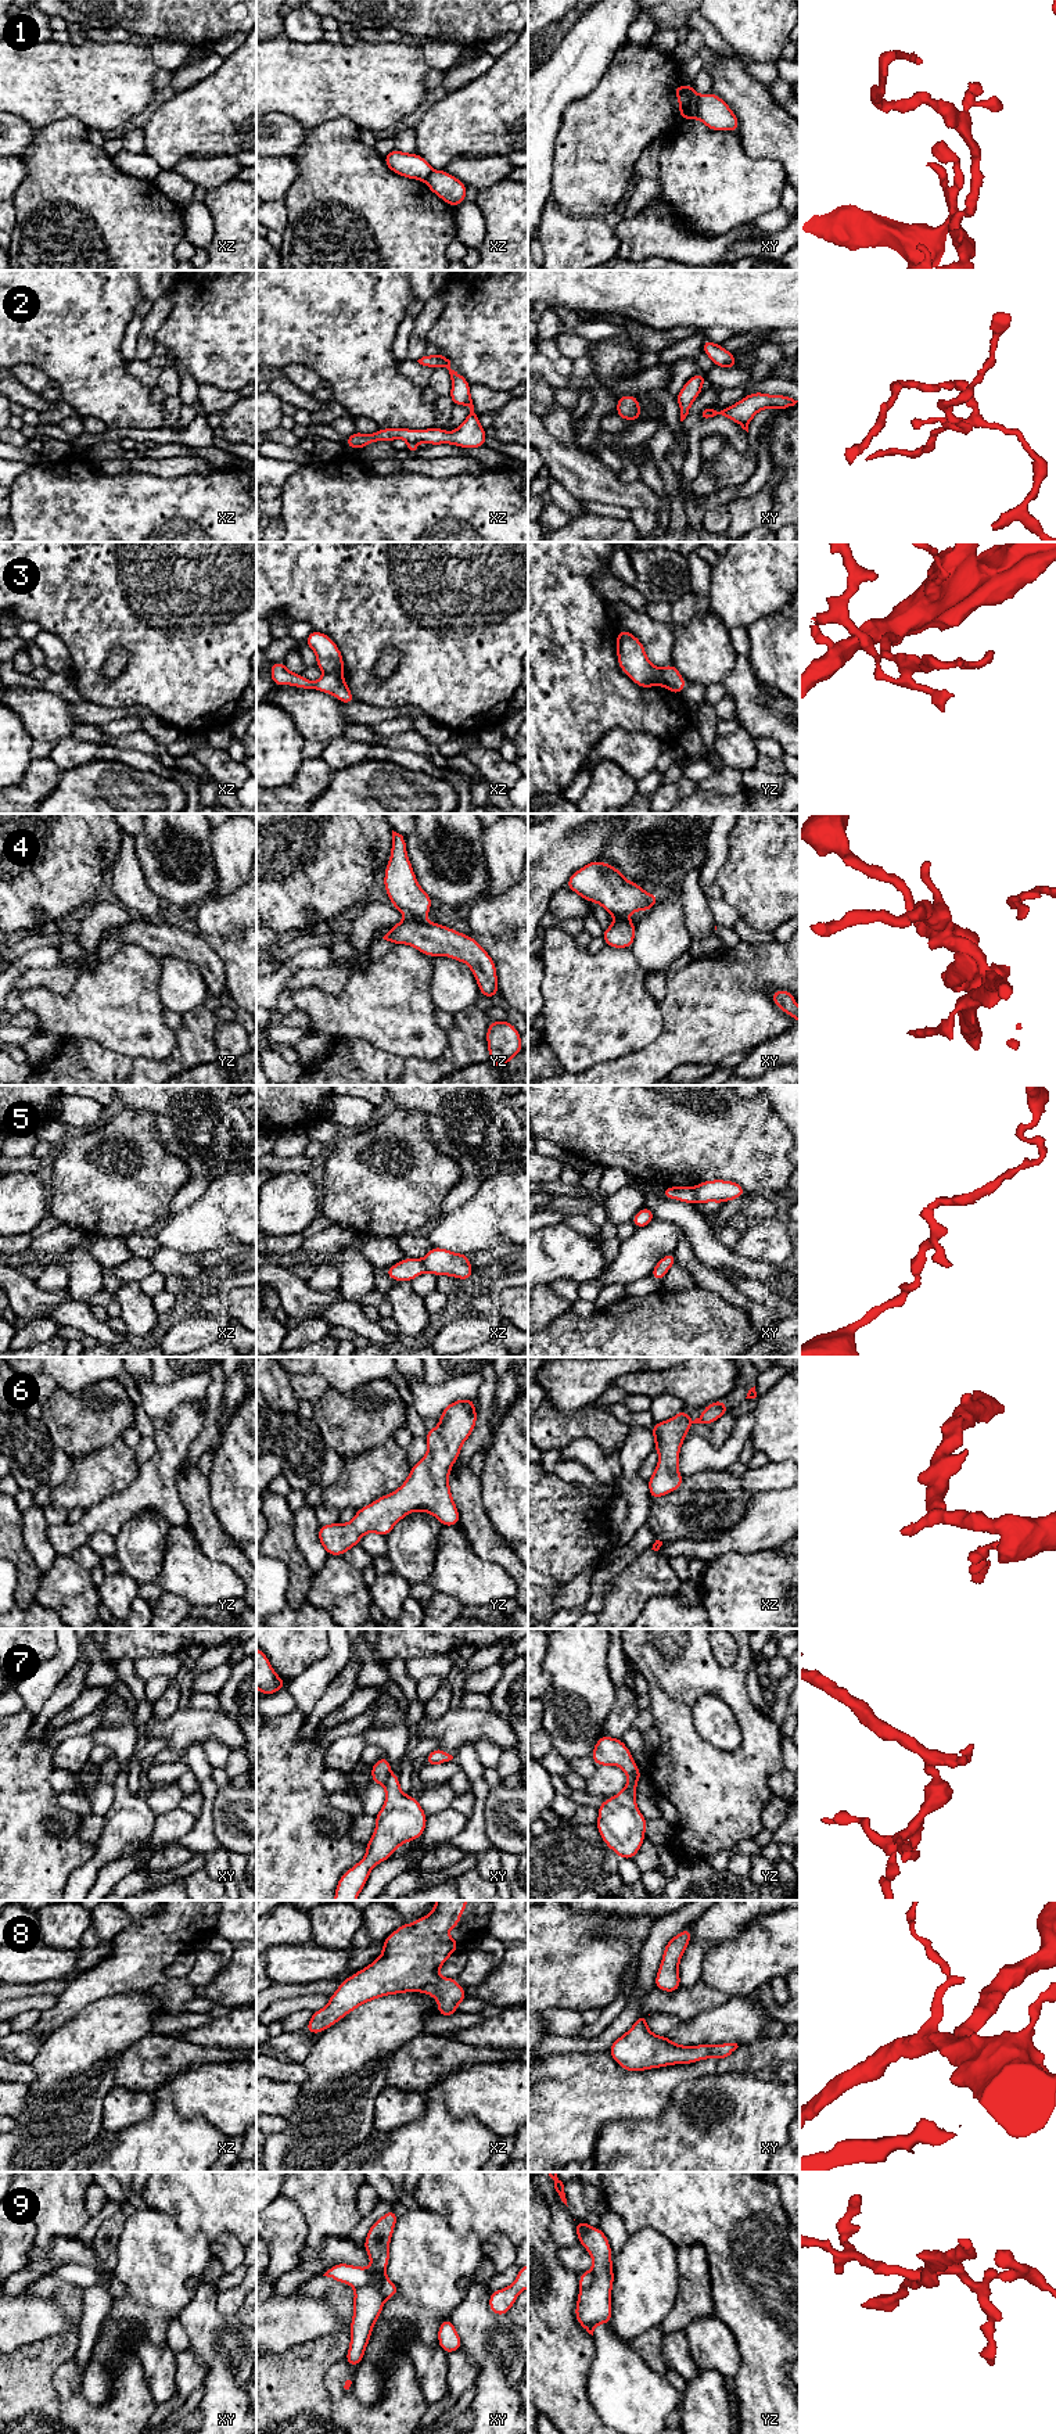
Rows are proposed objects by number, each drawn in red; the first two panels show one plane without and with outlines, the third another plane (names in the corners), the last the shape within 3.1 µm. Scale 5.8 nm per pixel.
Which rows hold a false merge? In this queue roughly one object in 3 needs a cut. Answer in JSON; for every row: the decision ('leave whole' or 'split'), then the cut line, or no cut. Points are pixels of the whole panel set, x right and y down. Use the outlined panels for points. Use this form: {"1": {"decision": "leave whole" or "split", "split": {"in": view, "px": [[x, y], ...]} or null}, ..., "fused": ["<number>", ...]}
{"1": {"decision": "split", "split": {"in": "xy", "px": [[700, 96], [696, 117]]}}, "2": {"decision": "split", "split": {"in": "xz", "px": [[409, 441], [416, 442]]}}, "3": {"decision": "split", "split": {"in": "xz", "px": [[324, 672], [341, 675]]}}, "4": {"decision": "split", "split": {"in": "yz", "px": [[406, 915], [421, 919]]}}, "5": {"decision": "split", "split": {"in": "xy", "px": [[692, 1188], [697, 1201]]}}, "6": {"decision": "leave whole", "split": null}, "7": {"decision": "split", "split": {"in": "xy", "px": [[391, 1774], [384, 1784]]}}, "8": {"decision": "leave whole", "split": null}, "9": {"decision": "split", "split": {"in": "xy", "px": [[355, 2287], [374, 2282], [385, 2298]]}}, "fused": ["1", "2", "3", "4", "5", "7", "9"]}

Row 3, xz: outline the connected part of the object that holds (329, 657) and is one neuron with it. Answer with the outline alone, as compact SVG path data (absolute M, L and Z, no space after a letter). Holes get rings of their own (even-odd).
M312 631L303 643L313 649L316 653L316 665L324 674L342 675L344 658L335 642L330 636L319 631Z

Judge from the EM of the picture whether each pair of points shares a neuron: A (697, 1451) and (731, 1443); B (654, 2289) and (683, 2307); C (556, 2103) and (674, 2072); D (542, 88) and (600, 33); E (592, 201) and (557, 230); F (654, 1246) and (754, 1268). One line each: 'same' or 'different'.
A: same
B: different
C: same
D: same
E: different
F: different

